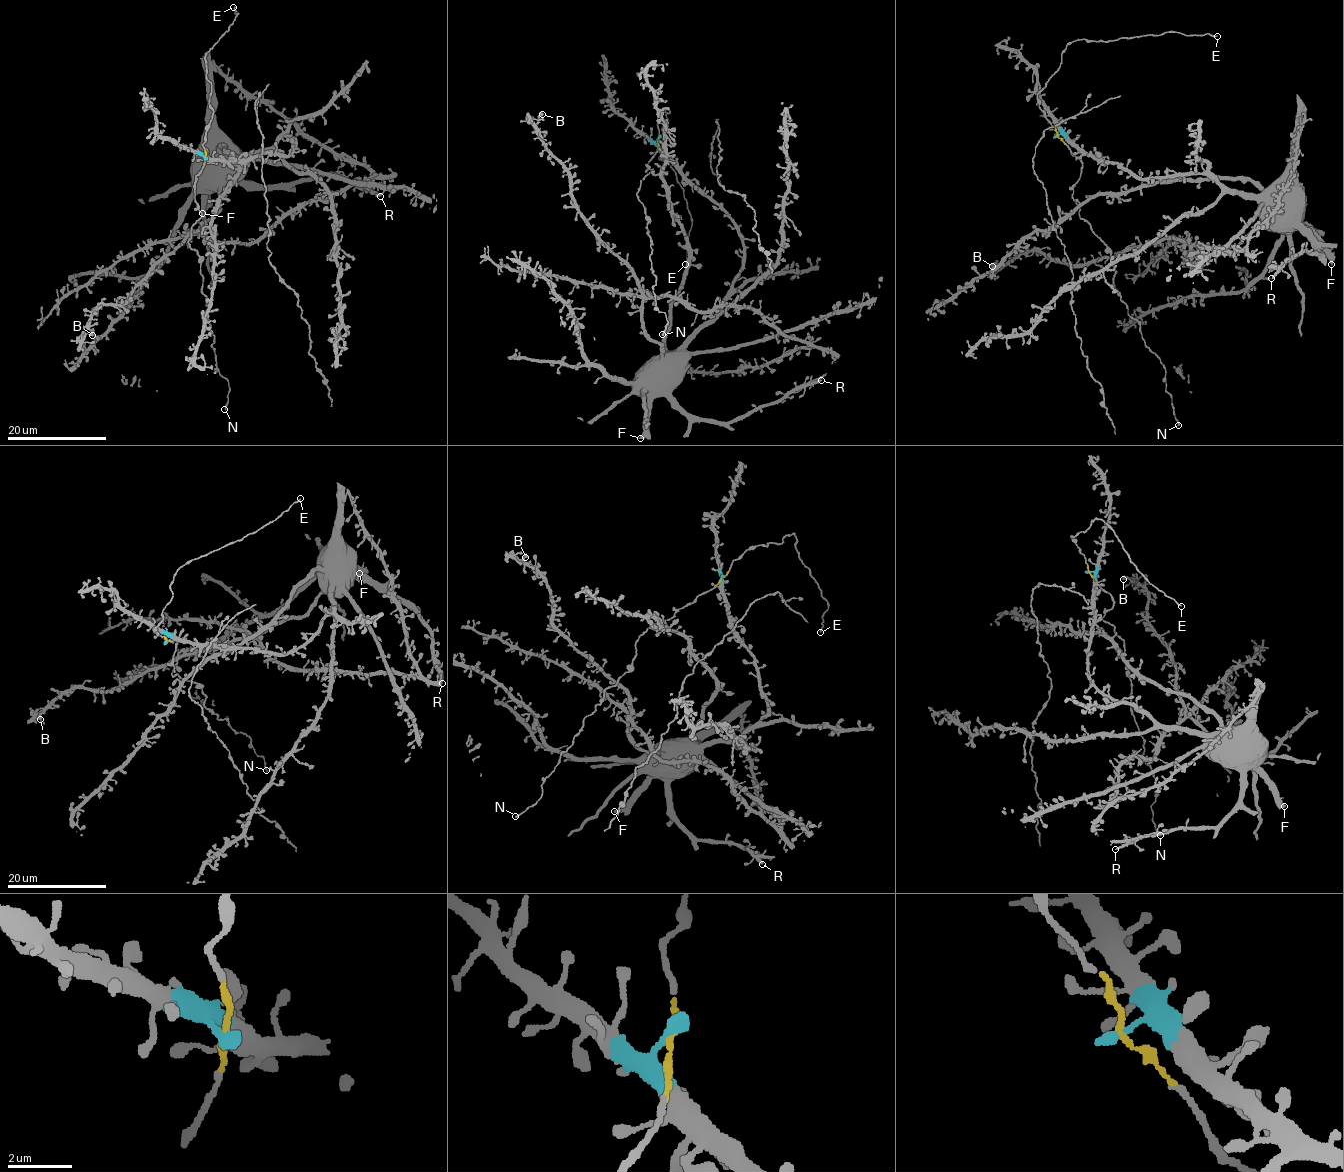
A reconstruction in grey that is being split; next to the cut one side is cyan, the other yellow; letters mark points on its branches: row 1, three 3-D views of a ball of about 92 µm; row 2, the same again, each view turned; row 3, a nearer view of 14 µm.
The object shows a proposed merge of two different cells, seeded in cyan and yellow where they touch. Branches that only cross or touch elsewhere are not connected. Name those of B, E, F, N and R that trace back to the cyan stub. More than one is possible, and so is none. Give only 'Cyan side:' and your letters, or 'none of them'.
Cyan side: B, F, R

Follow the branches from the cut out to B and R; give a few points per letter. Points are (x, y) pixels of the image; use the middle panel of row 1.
B: (658, 138), (743, 246), (733, 287), (665, 358), (634, 270), (579, 211), (539, 134), (542, 114)
R: (658, 138), (743, 246), (742, 271), (686, 348), (671, 394), (690, 415), (732, 423), (822, 380)

